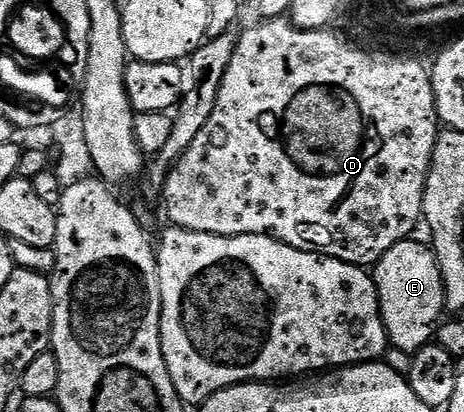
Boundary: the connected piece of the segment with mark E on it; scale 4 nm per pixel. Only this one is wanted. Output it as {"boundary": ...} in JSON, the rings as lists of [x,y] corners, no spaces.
{"boundary":[[[411,237],[392,245],[392,249],[388,249],[388,253],[384,253],[384,257],[380,257],[380,261],[372,267],[389,342],[407,353],[419,351],[435,338],[446,306],[440,265],[436,265],[433,250],[425,242],[417,243],[416,240]]]}

